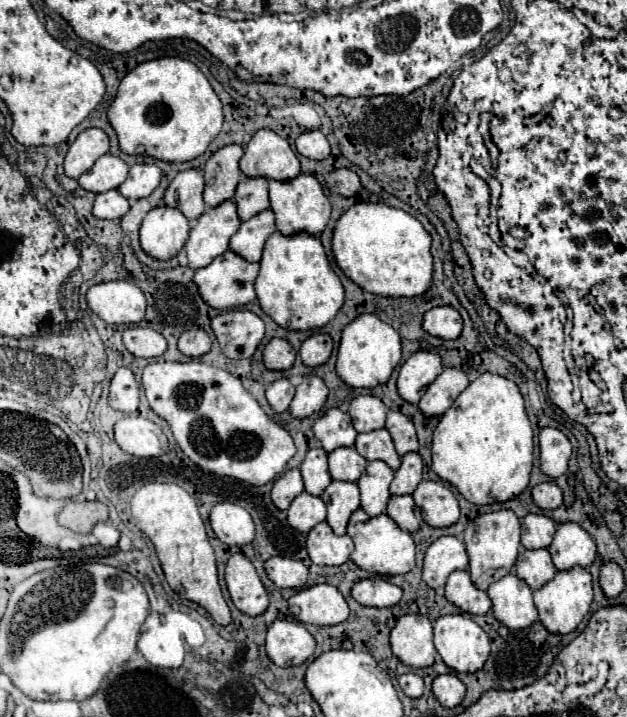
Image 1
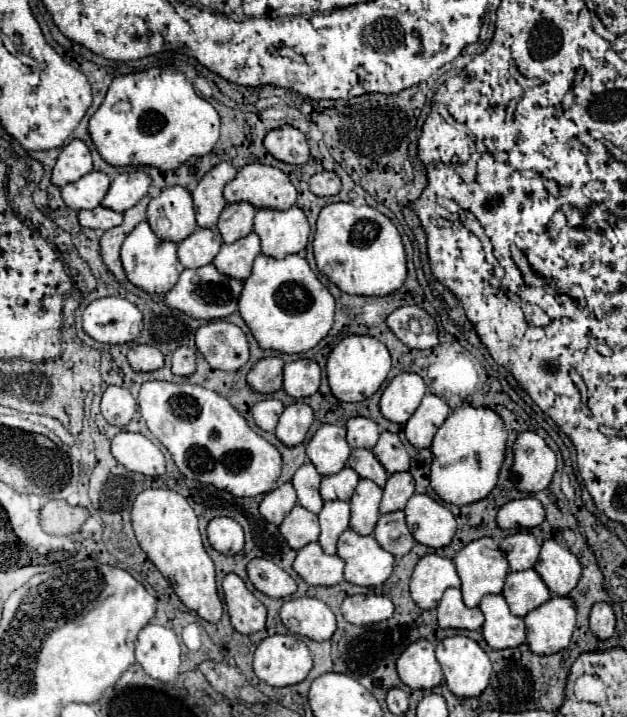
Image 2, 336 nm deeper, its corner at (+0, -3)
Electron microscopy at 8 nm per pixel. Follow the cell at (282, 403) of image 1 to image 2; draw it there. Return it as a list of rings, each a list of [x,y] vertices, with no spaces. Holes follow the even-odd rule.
[[[266,398],[252,406],[254,420],[262,430],[274,430],[282,416],[282,410],[284,410],[284,404],[276,398]]]

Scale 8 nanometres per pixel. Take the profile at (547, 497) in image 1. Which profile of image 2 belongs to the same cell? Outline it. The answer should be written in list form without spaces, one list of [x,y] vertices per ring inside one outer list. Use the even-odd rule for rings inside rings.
[[[528,496],[520,500],[506,502],[498,512],[498,526],[500,528],[534,528],[540,526],[546,518],[544,506]]]

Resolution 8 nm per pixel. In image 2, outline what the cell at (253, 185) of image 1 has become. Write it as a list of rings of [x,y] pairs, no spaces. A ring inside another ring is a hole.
[[[234,202],[224,208],[218,220],[218,230],[226,244],[232,244],[252,232],[256,208],[250,202]]]

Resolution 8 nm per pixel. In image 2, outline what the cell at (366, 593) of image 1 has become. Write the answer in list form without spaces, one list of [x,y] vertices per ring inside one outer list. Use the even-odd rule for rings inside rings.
[[[356,594],[346,596],[342,602],[342,616],[352,624],[374,624],[388,620],[394,612],[394,604],[388,596]]]

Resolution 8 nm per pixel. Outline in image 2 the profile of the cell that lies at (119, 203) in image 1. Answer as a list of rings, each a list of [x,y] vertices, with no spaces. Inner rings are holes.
[[[96,206],[94,210],[80,210],[78,220],[84,228],[110,230],[110,228],[122,224],[122,214],[114,212],[110,208],[104,208],[104,206]]]

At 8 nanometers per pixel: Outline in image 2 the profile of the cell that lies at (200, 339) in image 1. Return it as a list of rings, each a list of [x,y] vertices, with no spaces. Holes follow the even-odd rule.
[[[180,346],[174,354],[172,354],[172,372],[176,376],[190,376],[196,368],[196,354],[192,348],[188,346]]]

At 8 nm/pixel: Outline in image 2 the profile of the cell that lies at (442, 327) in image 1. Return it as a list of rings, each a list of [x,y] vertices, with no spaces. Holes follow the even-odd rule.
[[[404,306],[394,310],[386,324],[410,348],[434,348],[438,344],[438,326],[434,318],[420,306]]]

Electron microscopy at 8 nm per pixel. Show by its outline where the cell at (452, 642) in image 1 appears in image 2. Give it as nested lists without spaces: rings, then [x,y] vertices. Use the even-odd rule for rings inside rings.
[[[450,636],[436,644],[436,658],[452,694],[474,698],[490,680],[492,662],[480,644],[468,636]]]

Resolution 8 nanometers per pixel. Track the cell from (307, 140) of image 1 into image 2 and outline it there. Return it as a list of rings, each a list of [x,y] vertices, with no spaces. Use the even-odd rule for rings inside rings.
[[[280,126],[266,134],[266,150],[286,164],[306,164],[310,158],[310,146],[306,136],[294,126]]]

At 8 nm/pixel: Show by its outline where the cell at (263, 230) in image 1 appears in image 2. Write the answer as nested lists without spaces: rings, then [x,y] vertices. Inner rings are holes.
[[[250,232],[234,244],[222,244],[220,252],[216,254],[214,266],[220,268],[220,272],[224,272],[226,276],[246,280],[252,272],[252,262],[260,252],[260,236],[256,232]]]

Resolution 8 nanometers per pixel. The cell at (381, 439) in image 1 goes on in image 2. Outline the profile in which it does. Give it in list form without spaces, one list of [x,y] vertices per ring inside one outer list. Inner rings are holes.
[[[356,448],[356,450],[352,450],[348,466],[354,468],[360,478],[370,478],[378,486],[384,486],[386,480],[388,480],[388,472],[378,462],[378,458],[374,456],[374,452],[368,450],[368,448]]]

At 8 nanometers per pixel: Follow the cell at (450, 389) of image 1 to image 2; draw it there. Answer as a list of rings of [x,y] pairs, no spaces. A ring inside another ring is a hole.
[[[426,394],[418,406],[418,410],[412,414],[412,418],[404,426],[404,434],[416,448],[428,448],[432,444],[434,432],[440,428],[440,424],[450,414],[450,406],[436,394]]]

